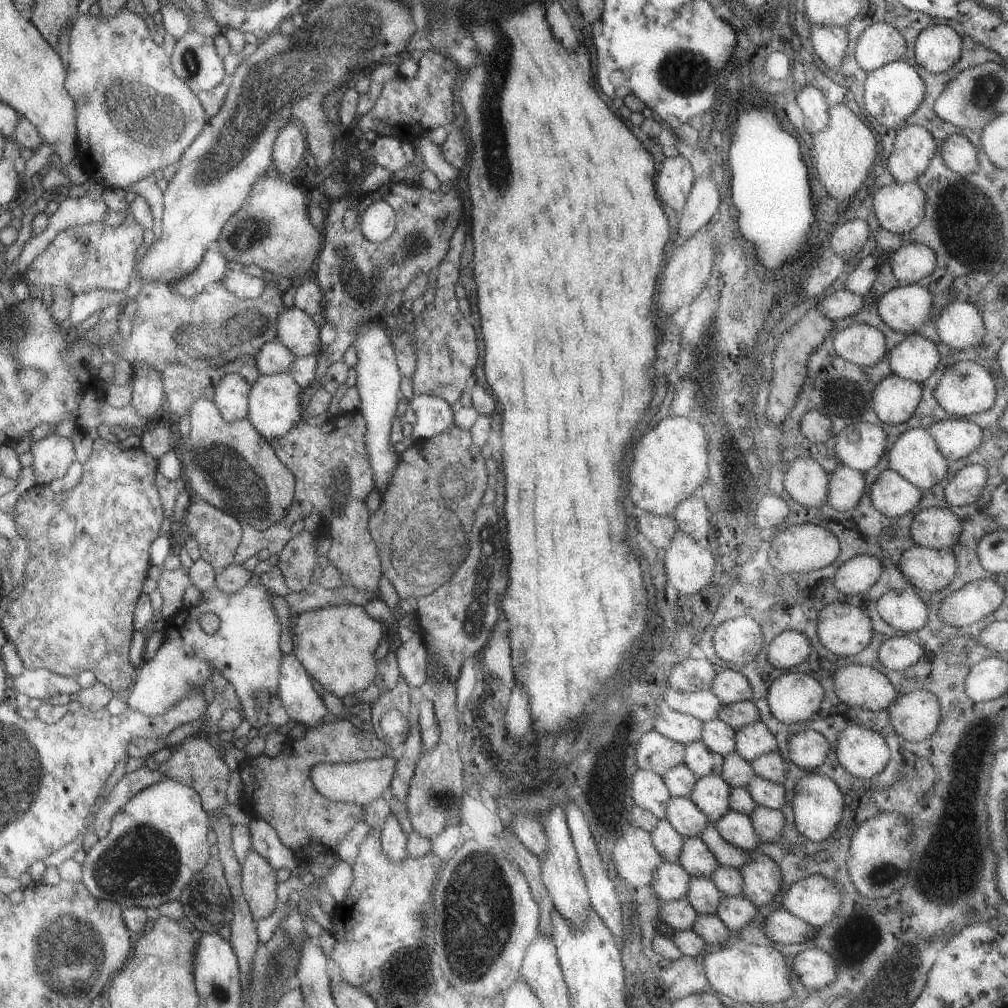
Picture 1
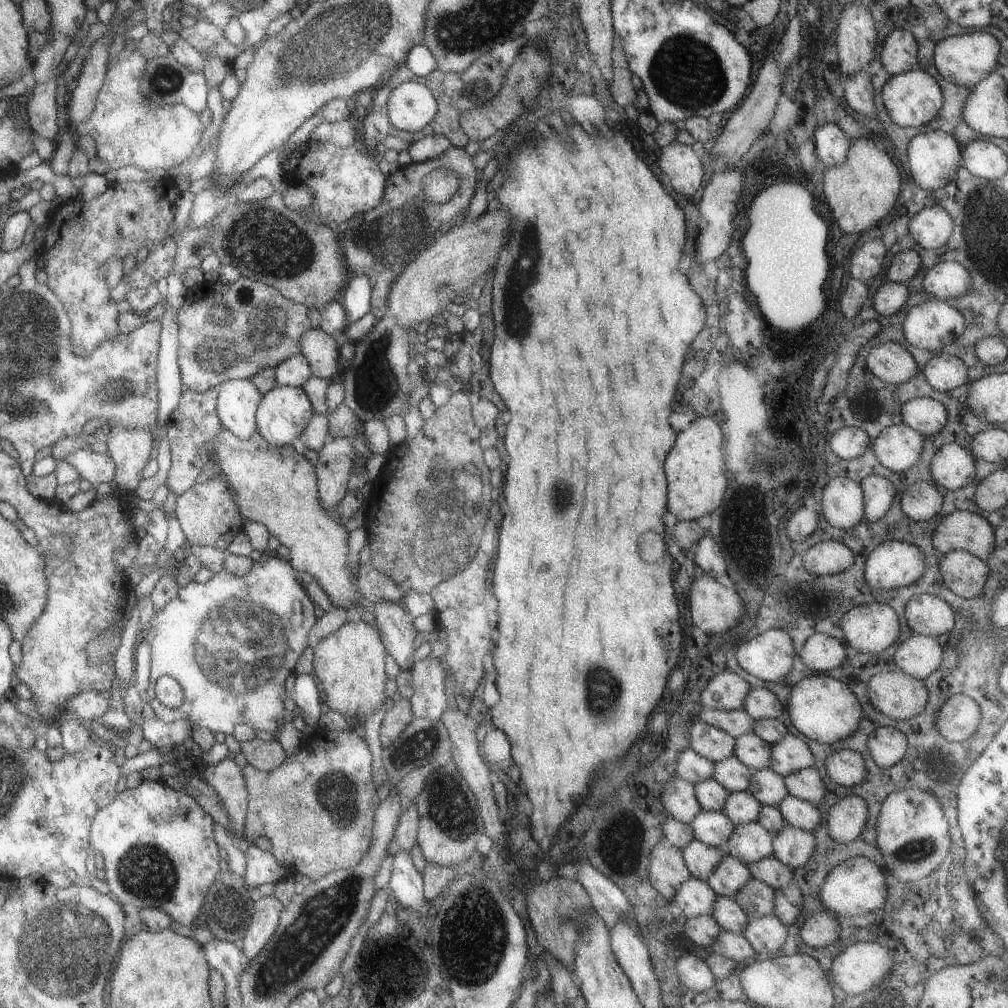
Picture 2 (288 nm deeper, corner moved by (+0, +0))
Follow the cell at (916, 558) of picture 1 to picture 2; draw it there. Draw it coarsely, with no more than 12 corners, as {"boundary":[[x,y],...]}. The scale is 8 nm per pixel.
{"boundary":[[947,552],[937,564],[959,598],[983,596],[989,564],[969,552]]}

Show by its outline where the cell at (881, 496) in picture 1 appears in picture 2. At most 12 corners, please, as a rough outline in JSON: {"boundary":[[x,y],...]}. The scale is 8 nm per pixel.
{"boundary":[[917,482],[899,494],[911,522],[941,516],[943,494]]}

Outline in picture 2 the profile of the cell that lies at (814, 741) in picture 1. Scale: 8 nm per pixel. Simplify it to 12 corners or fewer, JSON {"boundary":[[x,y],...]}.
{"boundary":[[855,750],[825,758],[825,772],[835,784],[859,786],[865,758]]}

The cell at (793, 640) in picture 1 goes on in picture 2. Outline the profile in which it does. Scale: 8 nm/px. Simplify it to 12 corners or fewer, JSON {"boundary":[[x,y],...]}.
{"boundary":[[813,634],[799,658],[813,672],[845,664],[847,648],[831,636]]}

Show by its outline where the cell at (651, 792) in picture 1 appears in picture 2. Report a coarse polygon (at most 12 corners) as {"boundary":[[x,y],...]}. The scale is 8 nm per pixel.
{"boundary":[[673,778],[661,804],[669,818],[691,824],[703,810],[693,784]]}

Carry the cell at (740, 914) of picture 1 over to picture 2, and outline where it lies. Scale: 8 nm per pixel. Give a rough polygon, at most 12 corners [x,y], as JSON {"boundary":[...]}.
{"boundary":[[775,916],[755,918],[741,936],[757,956],[773,956],[787,938]]}

